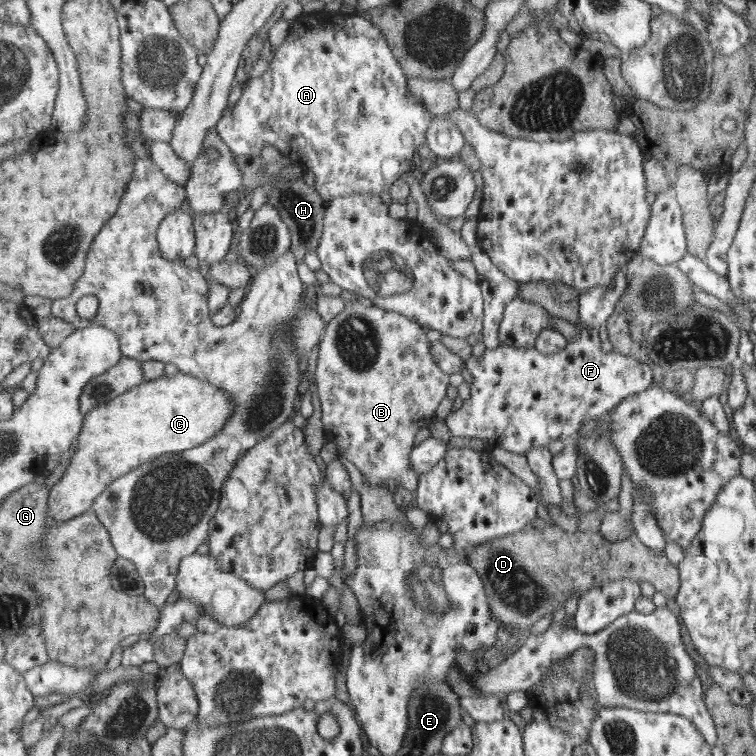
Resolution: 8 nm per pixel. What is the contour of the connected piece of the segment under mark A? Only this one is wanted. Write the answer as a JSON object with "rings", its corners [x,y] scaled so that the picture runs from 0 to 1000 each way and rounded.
{"rings":[[[435,16],[401,19],[386,29],[380,53],[372,61],[362,63],[357,74],[356,93],[348,101],[329,106],[328,112],[323,114],[317,132],[296,148],[296,155],[287,164],[287,172],[292,183],[303,192],[311,205],[323,208],[344,206],[348,196],[361,193],[369,202],[385,212],[388,217],[399,218],[410,225],[417,233],[417,249],[434,267],[447,261],[464,261],[467,258],[493,258],[504,259],[513,254],[515,249],[530,237],[536,228],[546,224],[549,204],[557,198],[557,193],[565,188],[565,172],[573,161],[574,152],[560,140],[560,134],[552,131],[538,116],[540,102],[533,98],[525,77],[517,69],[517,61],[504,37],[501,37],[485,20],[466,19],[458,24],[437,21]]]}

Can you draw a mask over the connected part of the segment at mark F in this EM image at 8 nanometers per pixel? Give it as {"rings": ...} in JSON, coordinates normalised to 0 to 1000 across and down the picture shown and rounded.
{"rings":[[[788,378],[787,381],[780,381],[776,386],[769,389],[766,406],[769,429],[761,430],[766,435],[766,443],[763,443],[762,448],[758,448],[749,458],[749,460],[739,467],[724,470],[722,467],[712,466],[709,460],[671,458],[665,452],[665,455],[660,456],[657,460],[643,462],[640,468],[632,474],[623,470],[616,476],[619,492],[626,500],[624,508],[622,509],[622,525],[612,533],[607,542],[595,546],[589,553],[589,560],[595,569],[595,574],[598,577],[612,577],[612,579],[635,579],[642,583],[642,587],[649,587],[649,590],[665,593],[673,598],[696,603],[696,601],[705,595],[706,591],[729,590],[729,587],[731,587],[731,585],[737,585],[737,582],[749,586],[754,578],[763,577],[765,571],[767,571],[767,569],[775,562],[776,556],[794,553],[794,550],[804,548],[804,545],[810,544],[831,524],[854,517],[861,509],[866,508],[866,505],[864,505],[861,479],[857,478],[857,475],[848,476],[848,479],[845,479],[840,471],[827,471],[813,464],[798,466],[798,463],[795,463],[795,444],[792,444],[792,442],[795,442],[795,434],[798,434],[798,431],[803,431],[804,423],[808,421],[808,417],[812,415],[816,401],[821,397],[821,393],[828,386],[828,382],[829,381],[821,381],[821,378],[813,378],[813,381]]]}

